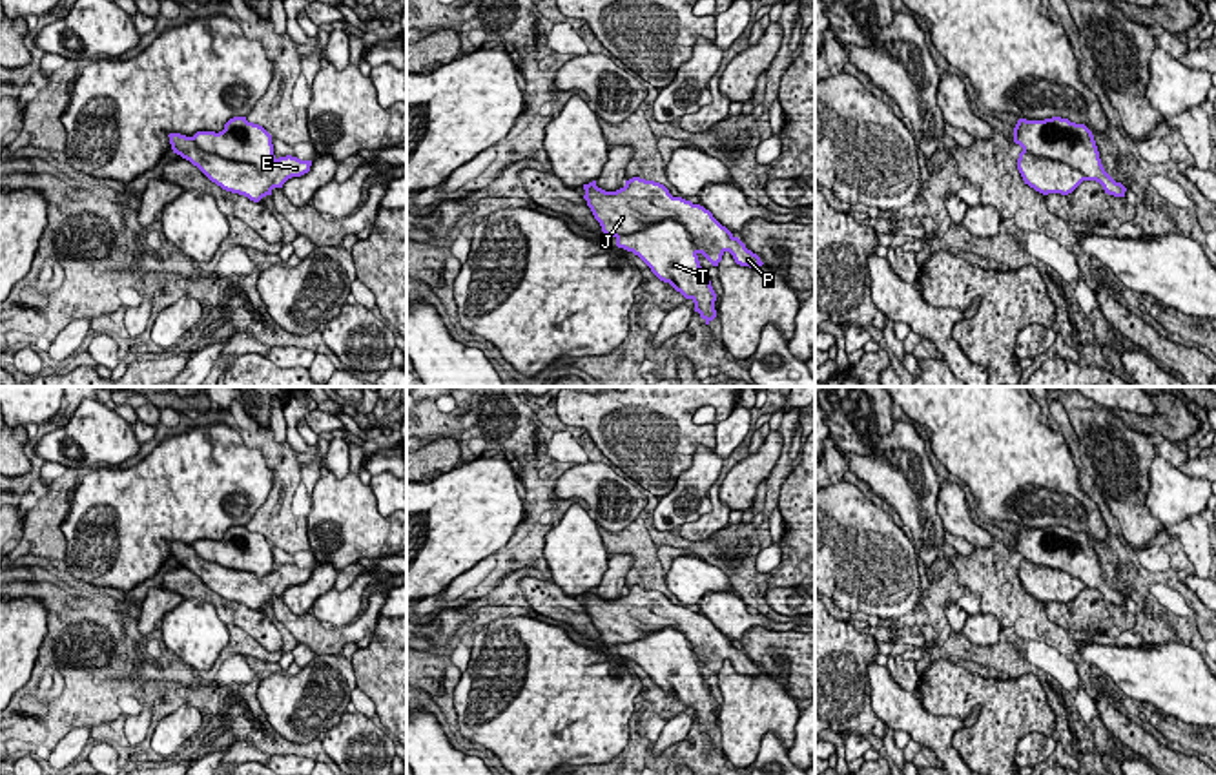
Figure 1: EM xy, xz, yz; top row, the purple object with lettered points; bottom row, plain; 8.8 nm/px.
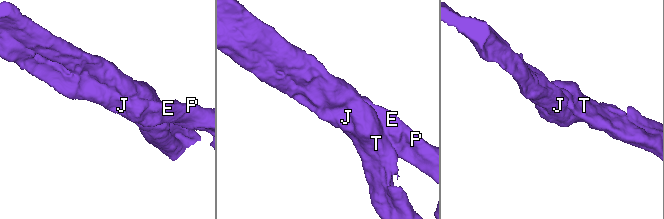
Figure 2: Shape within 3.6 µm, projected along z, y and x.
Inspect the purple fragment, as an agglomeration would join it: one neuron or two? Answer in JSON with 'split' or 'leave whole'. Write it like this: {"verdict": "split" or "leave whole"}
{"verdict": "split"}

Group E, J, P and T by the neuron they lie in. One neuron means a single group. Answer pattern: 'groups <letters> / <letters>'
groups E J P / T

